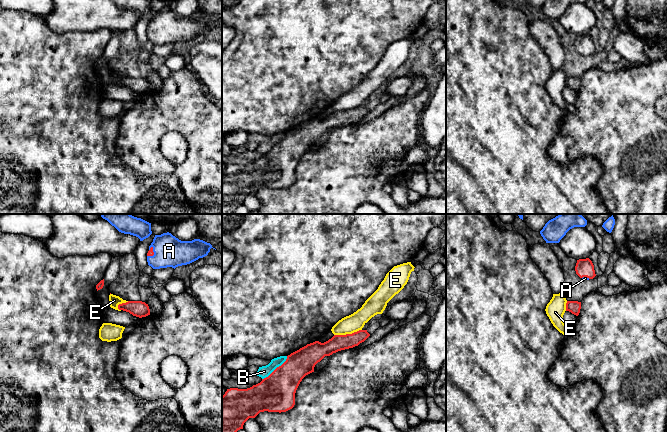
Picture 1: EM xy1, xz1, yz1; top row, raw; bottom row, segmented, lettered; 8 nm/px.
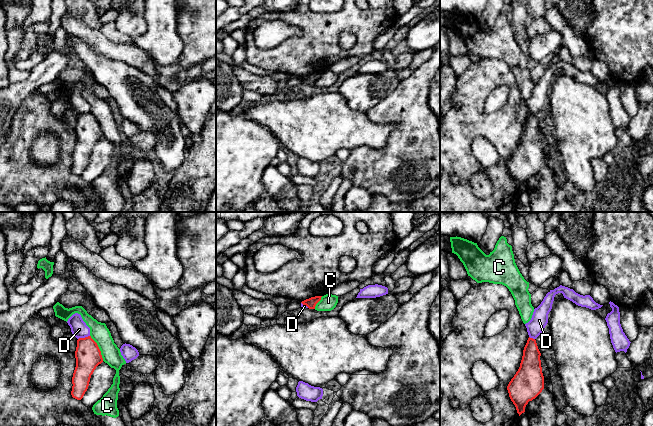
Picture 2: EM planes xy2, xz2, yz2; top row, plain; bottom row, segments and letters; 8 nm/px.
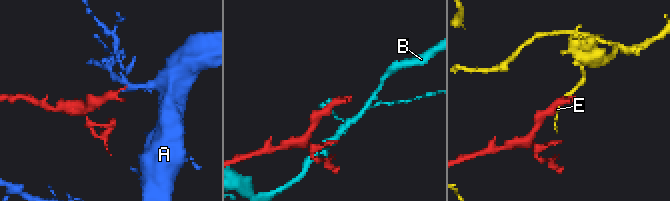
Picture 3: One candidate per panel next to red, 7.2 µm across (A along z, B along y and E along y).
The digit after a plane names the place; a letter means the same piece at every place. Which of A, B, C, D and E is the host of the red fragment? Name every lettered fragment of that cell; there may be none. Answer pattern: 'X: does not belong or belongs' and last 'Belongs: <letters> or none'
A: belongs
B: does not belong
C: does not belong
D: does not belong
E: does not belong
Belongs: A

